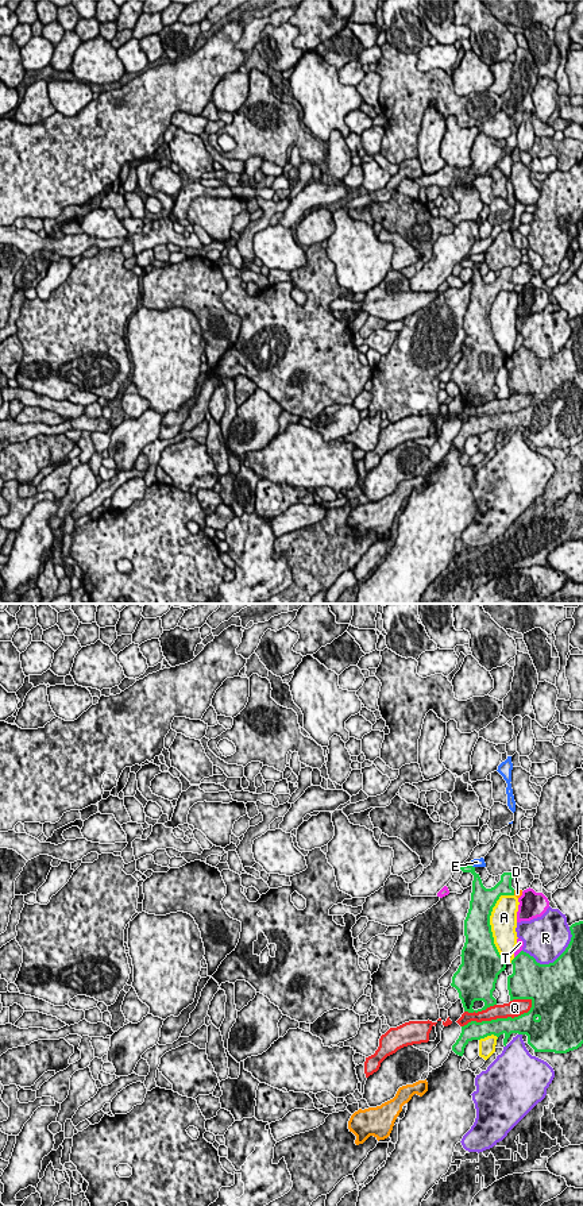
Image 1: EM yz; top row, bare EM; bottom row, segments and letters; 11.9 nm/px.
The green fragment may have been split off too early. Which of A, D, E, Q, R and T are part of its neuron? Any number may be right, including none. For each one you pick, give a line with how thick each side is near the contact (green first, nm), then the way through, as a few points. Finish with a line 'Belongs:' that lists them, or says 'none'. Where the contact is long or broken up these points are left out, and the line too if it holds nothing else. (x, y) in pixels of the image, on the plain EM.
Belongs: none

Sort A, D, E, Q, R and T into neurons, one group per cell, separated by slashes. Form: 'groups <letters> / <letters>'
groups A / D / E / Q / R / T

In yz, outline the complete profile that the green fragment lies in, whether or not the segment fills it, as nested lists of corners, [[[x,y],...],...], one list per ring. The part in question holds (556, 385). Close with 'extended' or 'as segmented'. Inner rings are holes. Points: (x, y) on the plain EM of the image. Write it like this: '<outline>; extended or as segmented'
[[[583,316],[570,321],[571,336],[565,346],[549,359],[540,359],[533,351],[521,346],[513,355],[513,369],[507,371],[510,396],[530,394],[532,402],[518,412],[491,416],[471,416],[462,421],[462,428],[452,446],[463,451],[466,440],[487,431],[505,431],[503,440],[511,428],[526,429],[534,447],[567,448],[583,439]]]; as segmented

